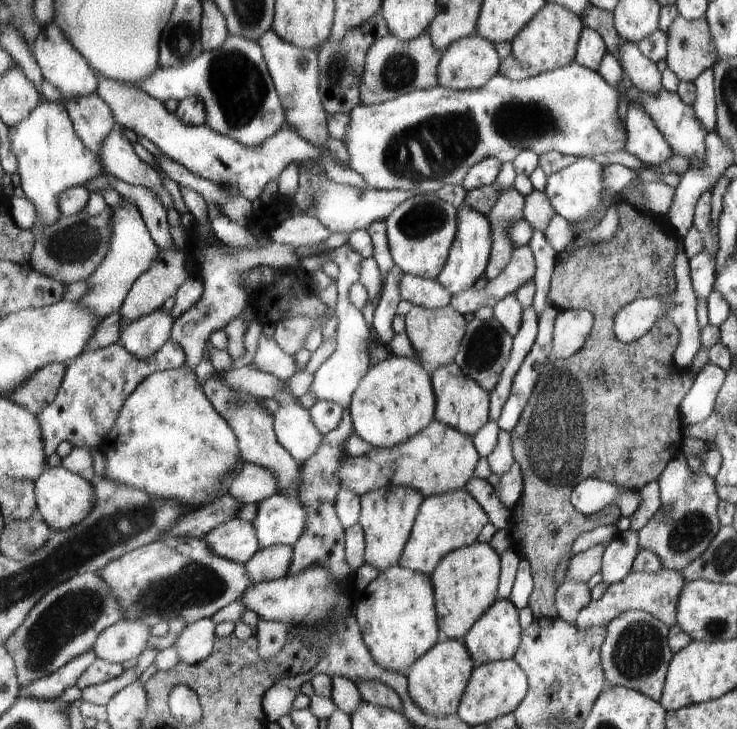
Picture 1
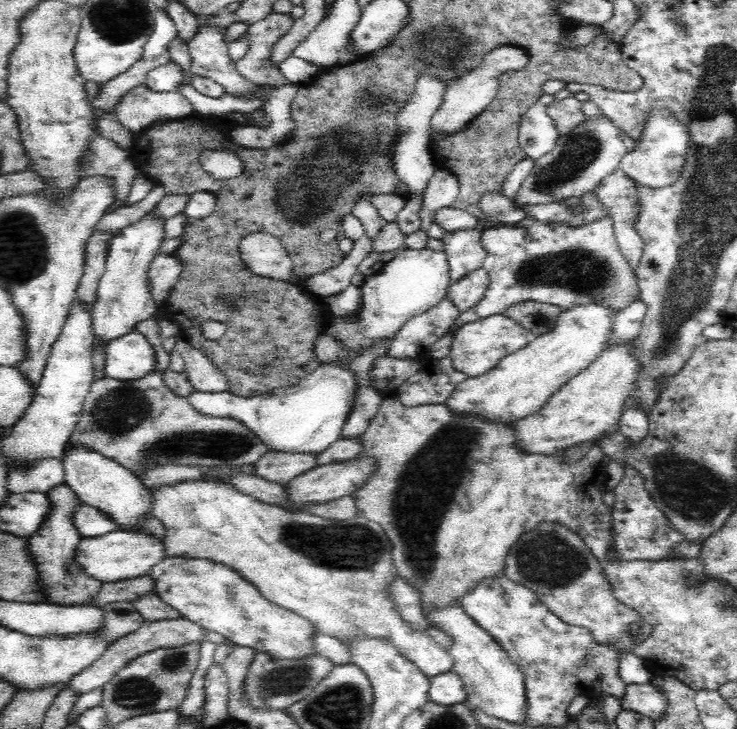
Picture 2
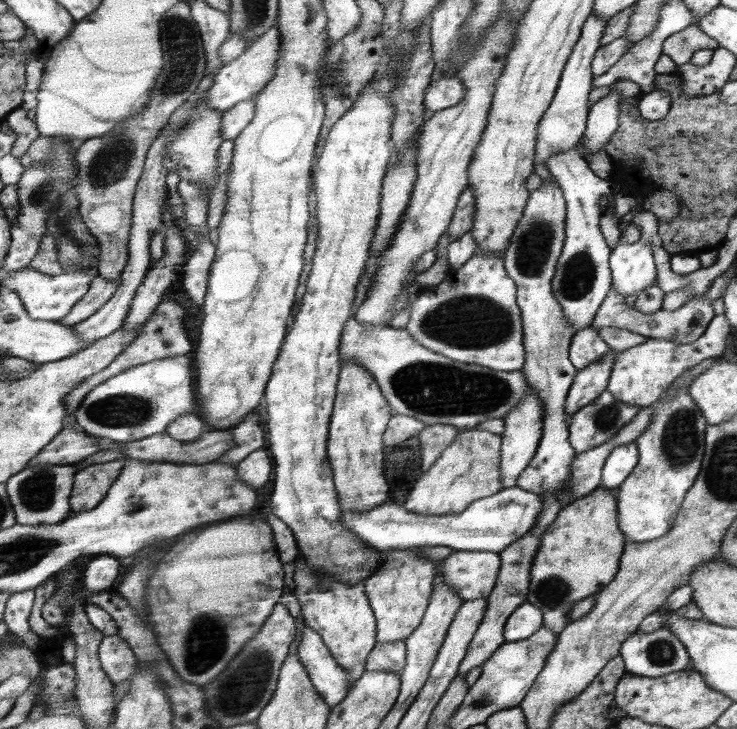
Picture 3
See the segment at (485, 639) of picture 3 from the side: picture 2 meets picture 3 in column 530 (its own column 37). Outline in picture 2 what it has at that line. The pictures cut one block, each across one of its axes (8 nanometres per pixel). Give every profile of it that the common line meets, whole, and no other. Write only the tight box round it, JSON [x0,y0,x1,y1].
[26,484,103,606]

